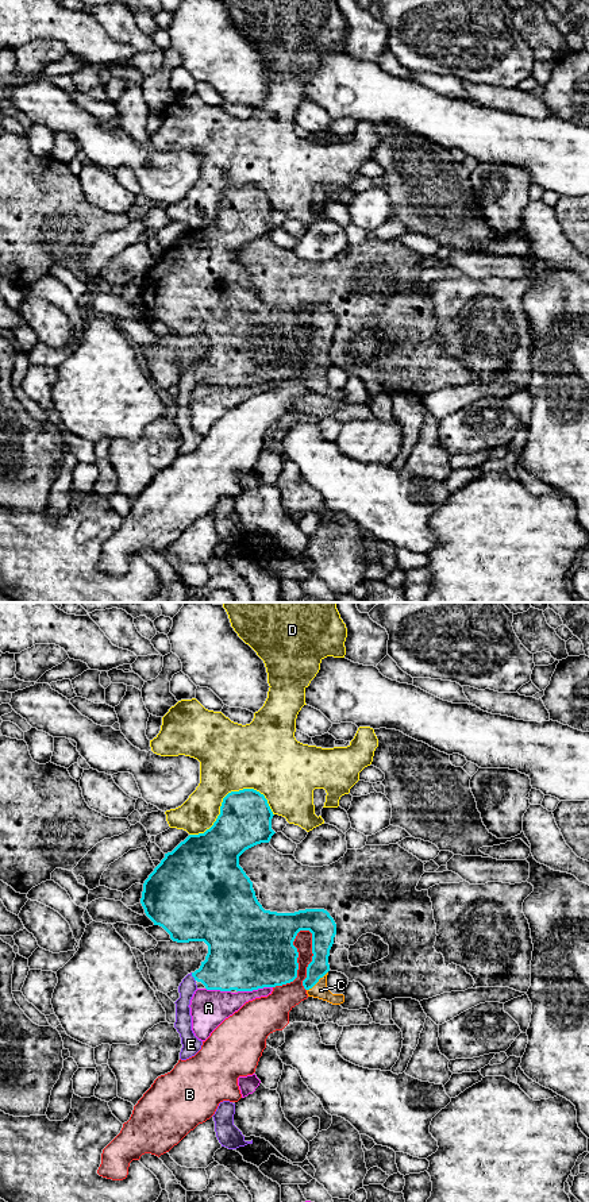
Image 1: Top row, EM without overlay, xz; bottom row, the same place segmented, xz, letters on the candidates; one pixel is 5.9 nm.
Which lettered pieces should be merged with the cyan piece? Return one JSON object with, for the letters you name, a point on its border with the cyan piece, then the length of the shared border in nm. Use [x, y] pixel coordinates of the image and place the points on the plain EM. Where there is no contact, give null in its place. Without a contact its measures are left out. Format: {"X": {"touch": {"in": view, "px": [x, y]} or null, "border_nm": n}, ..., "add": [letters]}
{"C": {"touch": {"in": "xz", "px": [316, 377]}, "border_nm": 170}, "E": {"touch": {"in": "xz", "px": [192, 370]}, "border_nm": 60}, "add": ["C", "E"]}

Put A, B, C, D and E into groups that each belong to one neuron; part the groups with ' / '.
A / B / C E / D

